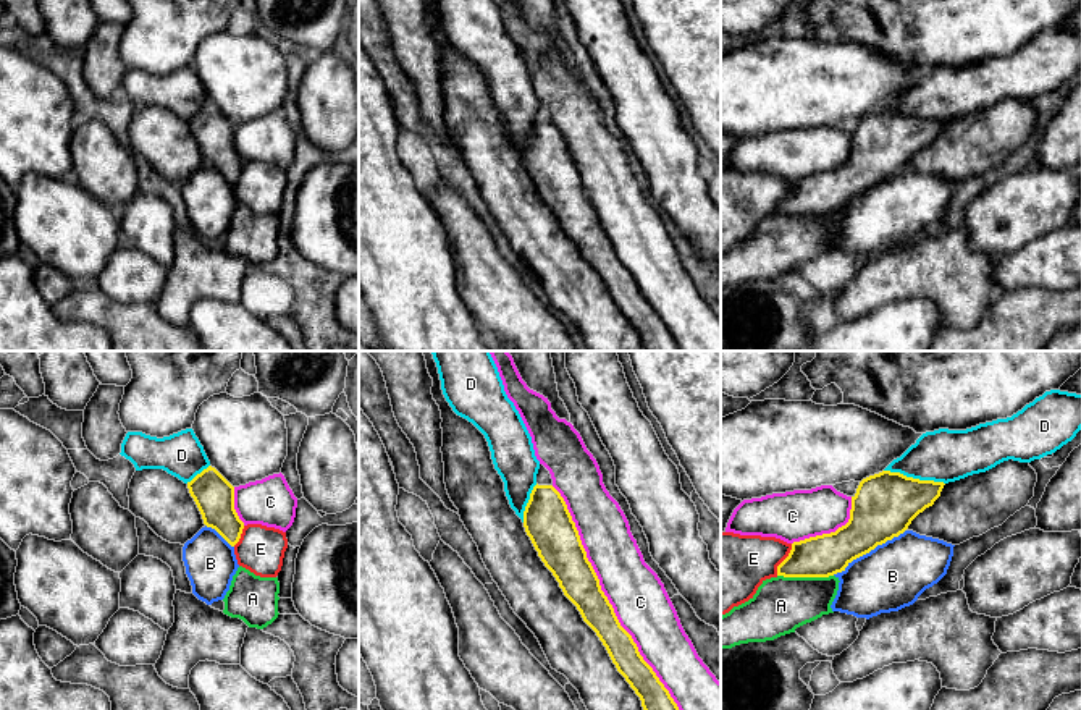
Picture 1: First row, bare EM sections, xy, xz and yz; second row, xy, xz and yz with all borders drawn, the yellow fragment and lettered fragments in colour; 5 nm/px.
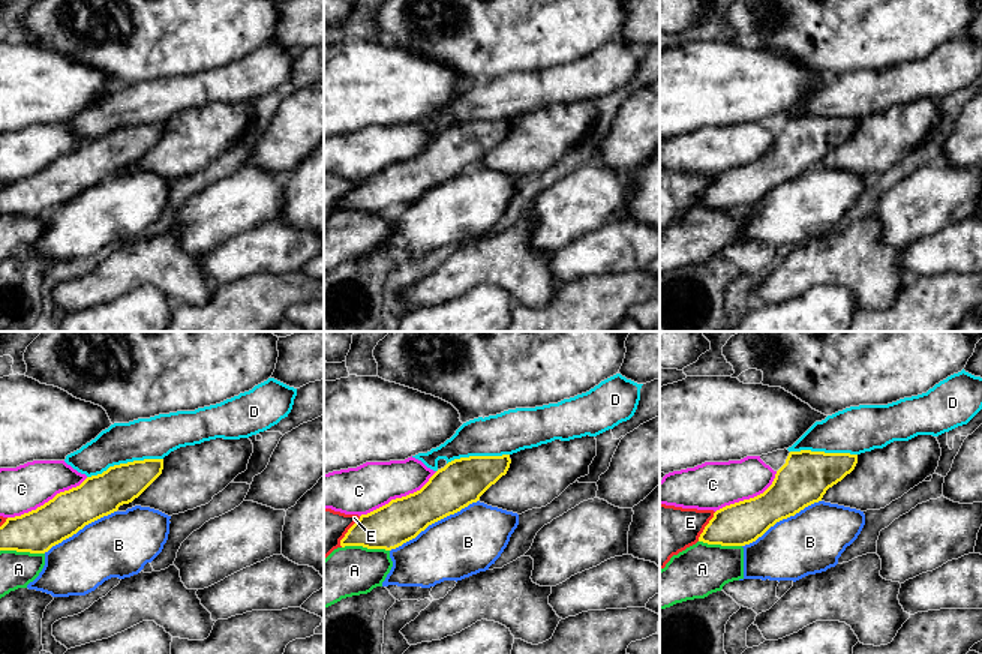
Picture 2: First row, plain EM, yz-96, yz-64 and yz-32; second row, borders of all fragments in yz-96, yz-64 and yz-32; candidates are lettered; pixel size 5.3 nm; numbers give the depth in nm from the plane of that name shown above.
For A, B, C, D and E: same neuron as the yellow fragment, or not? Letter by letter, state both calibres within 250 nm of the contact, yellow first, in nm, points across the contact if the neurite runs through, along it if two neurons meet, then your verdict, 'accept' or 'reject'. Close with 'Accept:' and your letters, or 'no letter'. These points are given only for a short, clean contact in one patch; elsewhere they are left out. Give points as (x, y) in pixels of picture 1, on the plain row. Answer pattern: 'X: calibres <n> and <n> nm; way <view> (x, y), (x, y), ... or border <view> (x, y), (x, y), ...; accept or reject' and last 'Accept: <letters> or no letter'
A: calibres 220 and 280 nm; reject
B: calibres 320 and 320 nm; reject
C: calibres 190 and 280 nm; reject
D: calibres 320 and 260 nm; reject
E: calibres 220 and 320 nm; reject
Accept: no letter

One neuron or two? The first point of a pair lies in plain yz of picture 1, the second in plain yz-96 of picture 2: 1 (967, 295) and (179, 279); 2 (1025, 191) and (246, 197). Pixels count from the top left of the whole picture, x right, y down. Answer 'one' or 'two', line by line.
1: one
2: one

